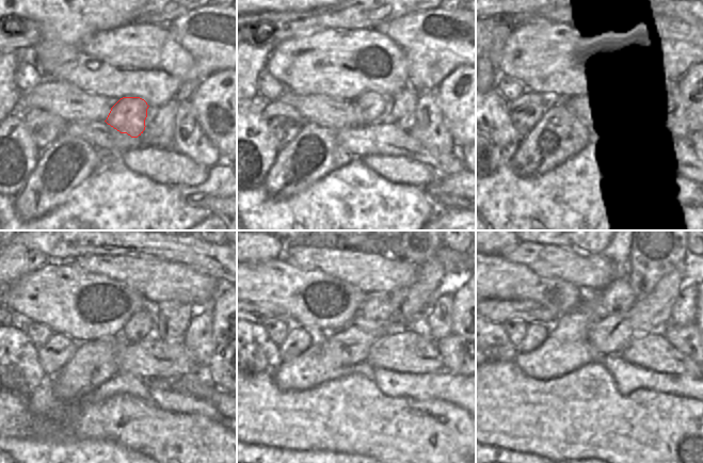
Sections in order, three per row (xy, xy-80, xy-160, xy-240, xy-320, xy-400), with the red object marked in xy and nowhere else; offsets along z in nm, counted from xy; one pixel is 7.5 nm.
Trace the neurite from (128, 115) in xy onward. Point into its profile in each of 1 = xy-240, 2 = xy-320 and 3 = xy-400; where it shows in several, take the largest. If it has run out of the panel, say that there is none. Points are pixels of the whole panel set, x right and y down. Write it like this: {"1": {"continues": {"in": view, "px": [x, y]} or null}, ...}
{"1": {"continues": {"in": "xy-240", "px": [140, 326]}}, "2": {"continues": {"in": "xy-320", "px": [376, 310]}}, "3": {"continues": {"in": "xy-400", "px": [619, 297]}}}

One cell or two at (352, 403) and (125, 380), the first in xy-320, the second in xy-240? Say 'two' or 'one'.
two

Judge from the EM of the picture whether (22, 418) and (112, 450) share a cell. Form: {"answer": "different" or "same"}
{"answer": "different"}

